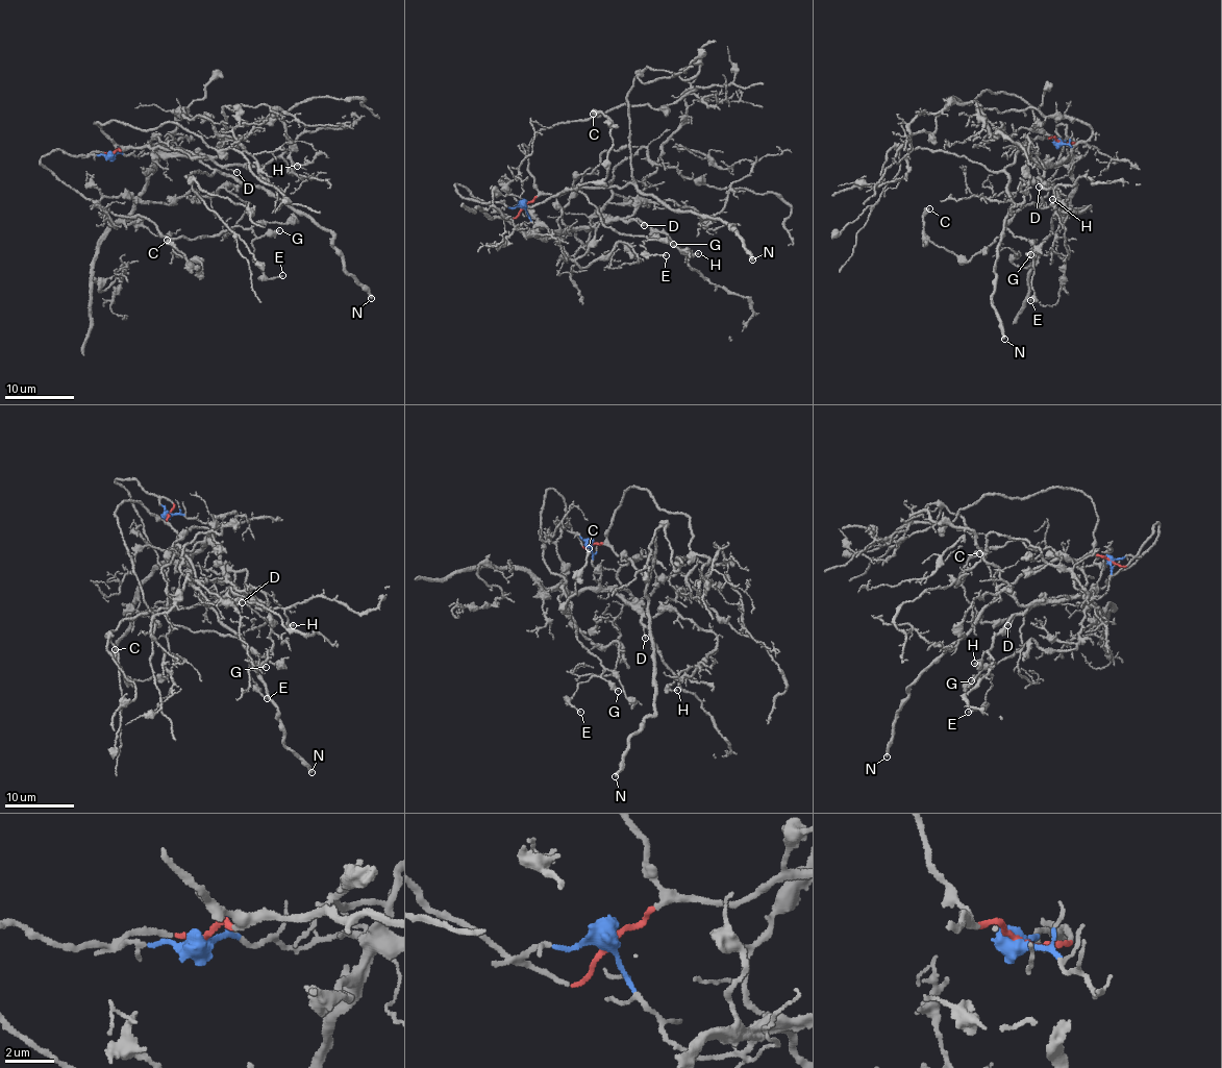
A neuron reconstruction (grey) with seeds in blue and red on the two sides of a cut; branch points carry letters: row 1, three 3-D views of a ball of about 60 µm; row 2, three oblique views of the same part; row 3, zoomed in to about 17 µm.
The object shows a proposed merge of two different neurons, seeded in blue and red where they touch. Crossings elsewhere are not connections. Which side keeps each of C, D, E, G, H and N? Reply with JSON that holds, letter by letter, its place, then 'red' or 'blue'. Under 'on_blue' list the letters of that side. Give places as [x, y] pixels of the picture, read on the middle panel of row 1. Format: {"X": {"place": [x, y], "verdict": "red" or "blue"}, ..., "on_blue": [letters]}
{"C": {"place": [593, 114], "verdict": "red"}, "D": {"place": [644, 225], "verdict": "blue"}, "E": {"place": [666, 255], "verdict": "red"}, "G": {"place": [673, 244], "verdict": "red"}, "H": {"place": [698, 253], "verdict": "blue"}, "N": {"place": [752, 259], "verdict": "red"}, "on_blue": ["D", "H"]}

